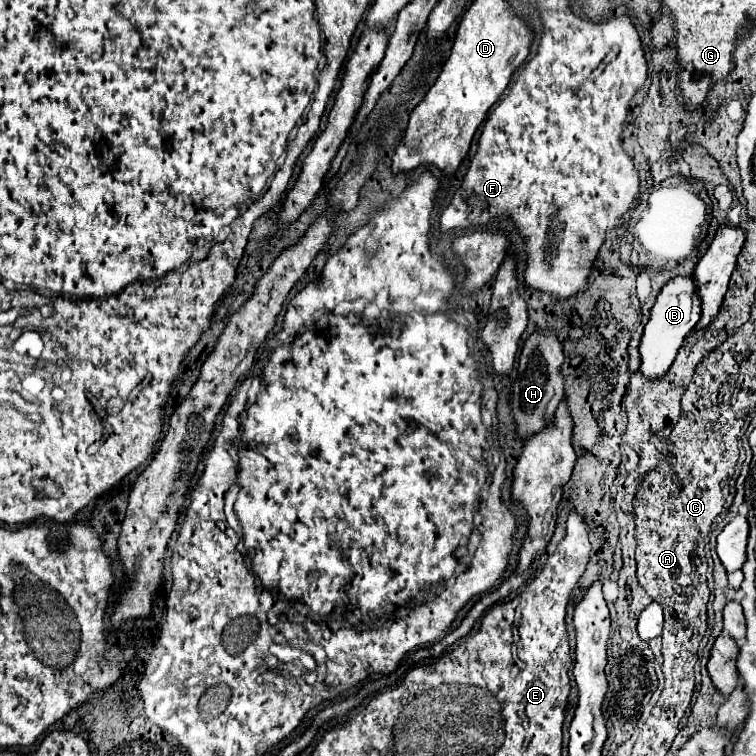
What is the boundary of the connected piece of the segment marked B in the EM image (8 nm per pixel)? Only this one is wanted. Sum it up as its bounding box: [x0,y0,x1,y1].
[639,277,699,381]

